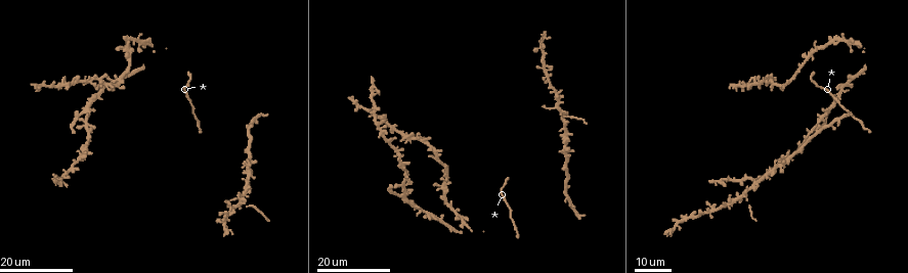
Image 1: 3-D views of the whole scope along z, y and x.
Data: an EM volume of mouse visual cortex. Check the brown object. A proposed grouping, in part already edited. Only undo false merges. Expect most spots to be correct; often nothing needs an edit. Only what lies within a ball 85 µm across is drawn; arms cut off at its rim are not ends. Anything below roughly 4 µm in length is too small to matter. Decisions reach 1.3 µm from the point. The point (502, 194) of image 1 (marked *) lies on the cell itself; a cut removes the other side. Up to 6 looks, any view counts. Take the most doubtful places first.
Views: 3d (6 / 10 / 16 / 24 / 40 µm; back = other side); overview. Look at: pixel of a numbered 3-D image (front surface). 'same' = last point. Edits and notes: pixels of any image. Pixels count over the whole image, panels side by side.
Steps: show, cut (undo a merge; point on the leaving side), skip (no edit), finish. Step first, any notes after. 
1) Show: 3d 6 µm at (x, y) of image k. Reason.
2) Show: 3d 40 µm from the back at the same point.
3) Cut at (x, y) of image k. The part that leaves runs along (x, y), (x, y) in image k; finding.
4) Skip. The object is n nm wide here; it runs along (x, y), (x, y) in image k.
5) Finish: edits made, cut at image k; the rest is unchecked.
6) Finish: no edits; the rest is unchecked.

Show: 3d 24 µm at (245, 194) of image 1. Four or more arms meet.

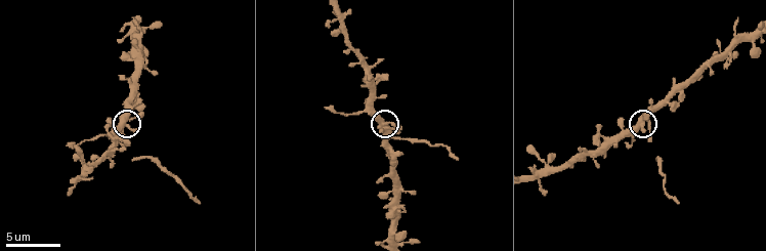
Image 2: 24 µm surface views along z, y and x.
Show: 3d 10 µm at (122, 119) of image 2.

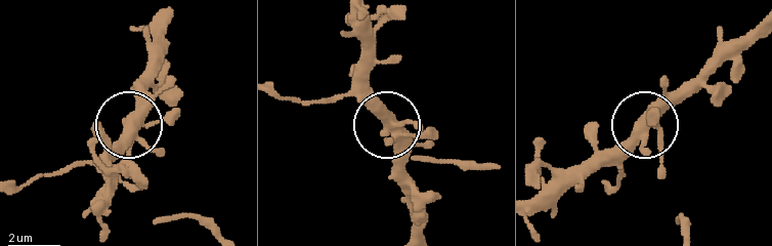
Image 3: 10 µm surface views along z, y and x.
Skip. The object is 380 nm wide here; it runs along (752, 28), (615, 164) in image 3; all the same cell.

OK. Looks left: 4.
Show: 3d 24 µm at (829, 125) of image 1. Three-way junction.

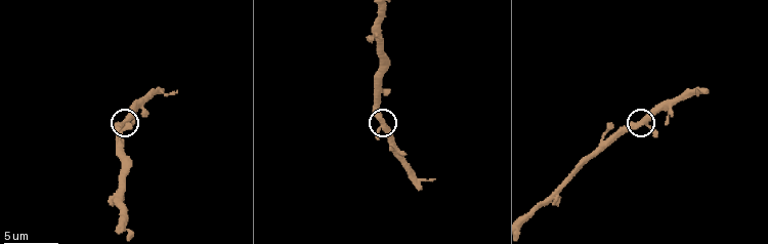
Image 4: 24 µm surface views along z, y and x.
Show: 3d 6 µm at (384, 123) of image 4. Closer look.

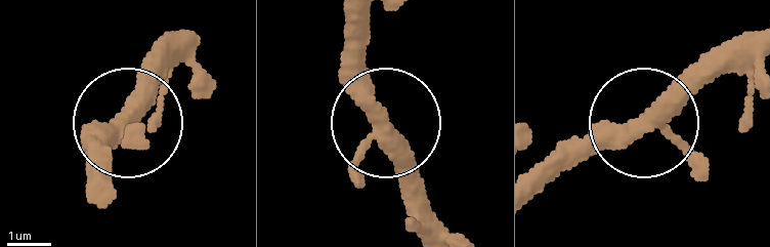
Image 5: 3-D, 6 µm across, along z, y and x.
Skip. All the same cell.

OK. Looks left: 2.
Show: 3d 16 µm at (506, 179) of image 1. Thick turns thin.

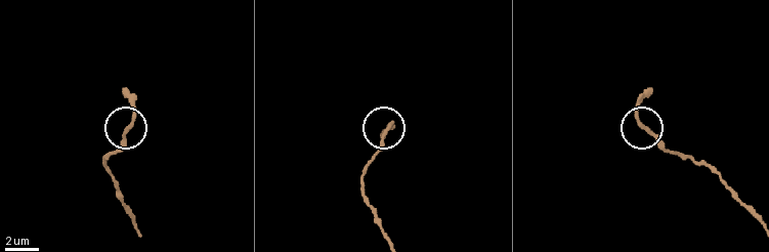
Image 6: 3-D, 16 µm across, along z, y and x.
Show: 3d 6 µm at (638, 119) of image 6.

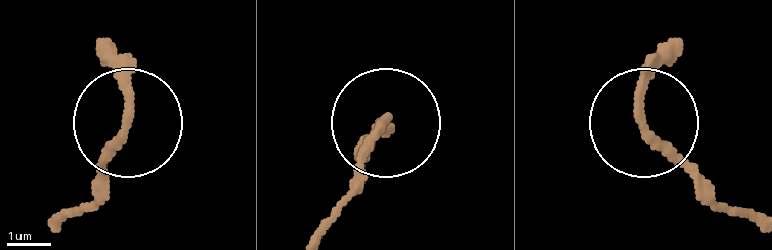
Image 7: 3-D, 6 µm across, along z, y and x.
Skip. It runs along (755, 219), (648, 127) in image 7; one cell here.

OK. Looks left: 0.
Finish: no edits; the rest is unchecked.

